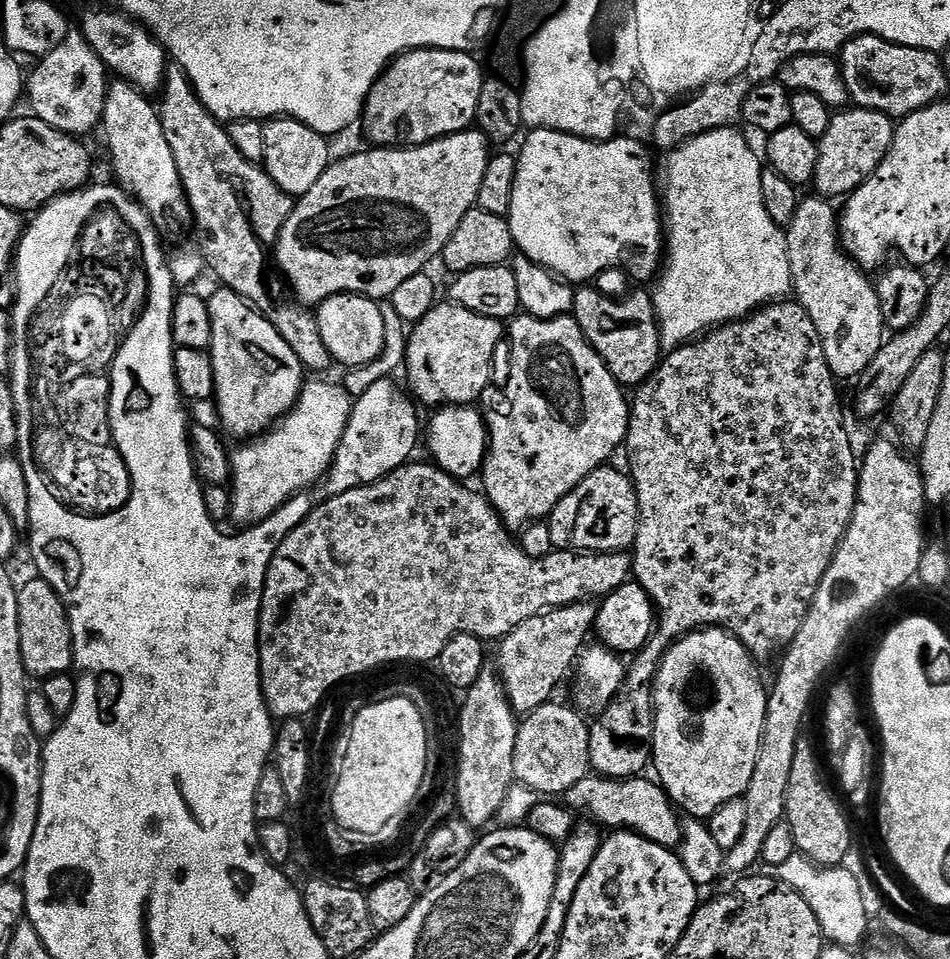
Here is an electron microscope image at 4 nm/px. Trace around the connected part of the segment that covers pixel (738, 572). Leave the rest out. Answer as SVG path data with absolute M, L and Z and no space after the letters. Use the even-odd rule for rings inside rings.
M785 298L782 300L777 300L755 312L751 316L745 316L742 320L733 320L689 343L686 343L681 348L671 349L661 359L660 367L652 373L651 377L644 381L642 388L645 392L640 392L630 404L630 415L628 417L628 439L626 441L626 448L632 451L632 468L630 467L630 475L632 478L632 483L634 485L634 500L638 505L640 503L640 516L638 512L638 523L634 528L634 548L636 544L636 552L631 553L632 558L632 575L634 577L635 583L640 584L646 590L646 594L652 599L655 611L658 613L658 627L653 631L652 636L649 640L644 643L644 647L640 649L639 652L635 653L634 659L636 660L631 665L627 665L624 682L620 685L620 688L616 692L615 700L607 705L597 716L598 720L591 723L589 727L589 738L590 738L590 758L589 767L593 773L605 778L605 779L635 779L643 772L646 768L651 765L651 738L652 738L652 727L651 725L644 724L641 726L640 717L643 716L643 708L646 710L652 708L652 694L653 689L649 687L655 681L656 672L660 669L660 663L664 658L665 652L680 639L681 636L687 636L689 632L695 632L697 630L703 629L705 626L711 626L714 628L723 628L724 631L732 633L746 646L746 650L752 653L753 657L757 661L763 662L763 660L768 660L776 651L779 653L781 649L792 643L792 639L798 634L798 630L802 626L802 622L806 618L806 614L810 610L812 605L812 599L816 597L816 591L818 586L822 582L822 578L826 574L826 570L830 566L830 562L834 558L834 554L838 550L838 546L842 542L842 538L846 534L846 530L850 526L852 521L852 515L856 509L856 495L858 494L858 486L860 485L860 469L858 467L858 452L852 449L852 440L848 437L848 428L844 425L844 412L840 409L840 392L838 389L838 381L835 376L833 376L830 366L826 362L826 350L822 350L822 338L818 334L818 330L814 326L814 322L809 318L808 311L802 307L802 305L792 298Z

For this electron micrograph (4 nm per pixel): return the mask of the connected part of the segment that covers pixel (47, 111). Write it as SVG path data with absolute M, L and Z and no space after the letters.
M69 35L58 50L43 57L33 68L36 69L32 76L30 72L26 80L26 100L32 103L31 111L39 120L77 138L101 127L110 76L83 35Z

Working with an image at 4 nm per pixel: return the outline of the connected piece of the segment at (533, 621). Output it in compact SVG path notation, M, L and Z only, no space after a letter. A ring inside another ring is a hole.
M591 603L568 604L565 608L550 608L518 626L509 636L505 636L499 641L500 664L498 663L498 675L504 685L505 692L508 693L508 700L517 713L527 714L536 708L541 708L544 704L553 699L552 691L563 682L569 679L574 665L582 651L580 644L580 632L584 632L593 627L596 622L596 608Z

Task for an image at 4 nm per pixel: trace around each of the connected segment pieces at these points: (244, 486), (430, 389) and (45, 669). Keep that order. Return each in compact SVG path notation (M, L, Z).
M316 378L313 382L305 383L296 407L284 417L283 420L272 425L262 436L249 439L234 452L234 467L230 489L232 488L232 500L230 499L230 520L240 524L236 526L251 526L260 524L270 514L274 514L291 496L297 496L299 492L306 492L309 488L321 483L324 476L332 467L342 442L342 434L348 425L348 419L352 417L352 405L354 397L349 394L345 385L331 384L328 378Z
M435 303L425 317L411 325L402 368L408 371L411 395L421 405L472 406L493 383L492 359L500 339L505 339L506 328L501 321L474 314L461 304L447 303Z
M33 578L19 585L16 593L18 602L18 634L22 662L29 677L47 678L67 673L73 667L72 627L68 621L68 610L64 600L50 586L50 582Z

